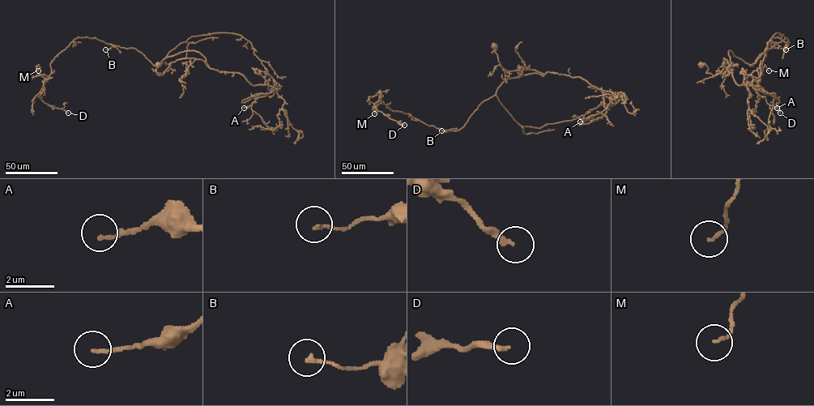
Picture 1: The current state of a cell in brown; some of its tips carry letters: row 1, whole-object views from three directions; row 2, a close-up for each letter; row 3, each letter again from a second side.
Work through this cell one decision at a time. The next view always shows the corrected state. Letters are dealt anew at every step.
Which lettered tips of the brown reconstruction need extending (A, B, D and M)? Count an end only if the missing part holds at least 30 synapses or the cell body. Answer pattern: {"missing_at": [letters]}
{"missing_at": ["D"]}

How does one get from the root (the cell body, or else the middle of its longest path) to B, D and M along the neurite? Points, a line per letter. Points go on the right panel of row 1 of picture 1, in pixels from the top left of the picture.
B: (701, 65), (715, 75), (723, 58), (730, 64), (729, 50), (752, 66), (770, 49), (786, 49)
D: (701, 65), (717, 74), (730, 50), (752, 66), (785, 48), (781, 37), (756, 87), (780, 113)
M: (701, 65), (717, 74), (730, 50), (752, 66), (785, 48), (781, 37), (756, 80), (769, 70)

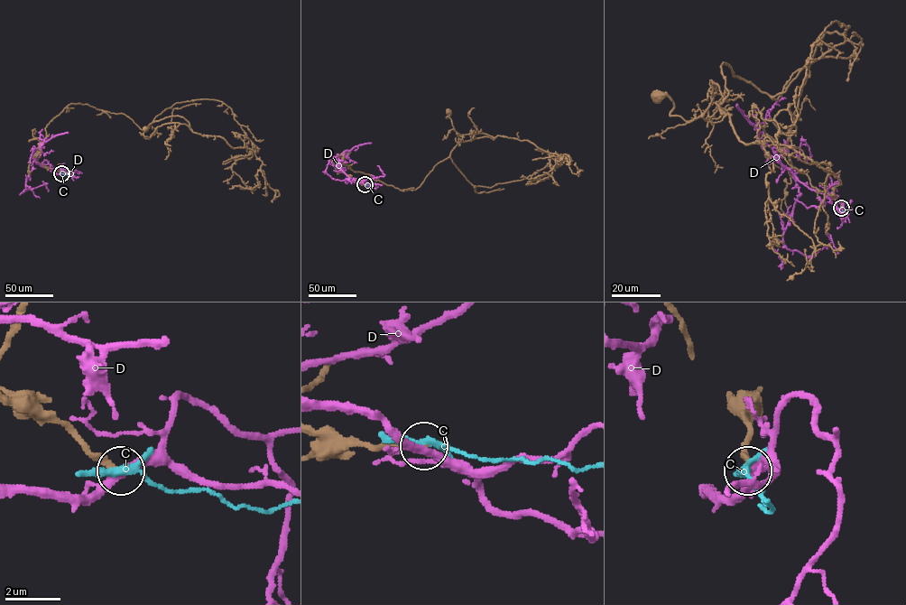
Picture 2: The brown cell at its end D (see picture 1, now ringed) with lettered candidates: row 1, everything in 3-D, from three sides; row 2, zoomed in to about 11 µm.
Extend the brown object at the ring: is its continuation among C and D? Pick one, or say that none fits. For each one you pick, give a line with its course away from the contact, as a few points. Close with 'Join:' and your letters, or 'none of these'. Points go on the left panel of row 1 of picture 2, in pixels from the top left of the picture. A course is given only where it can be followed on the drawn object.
Join: none of these

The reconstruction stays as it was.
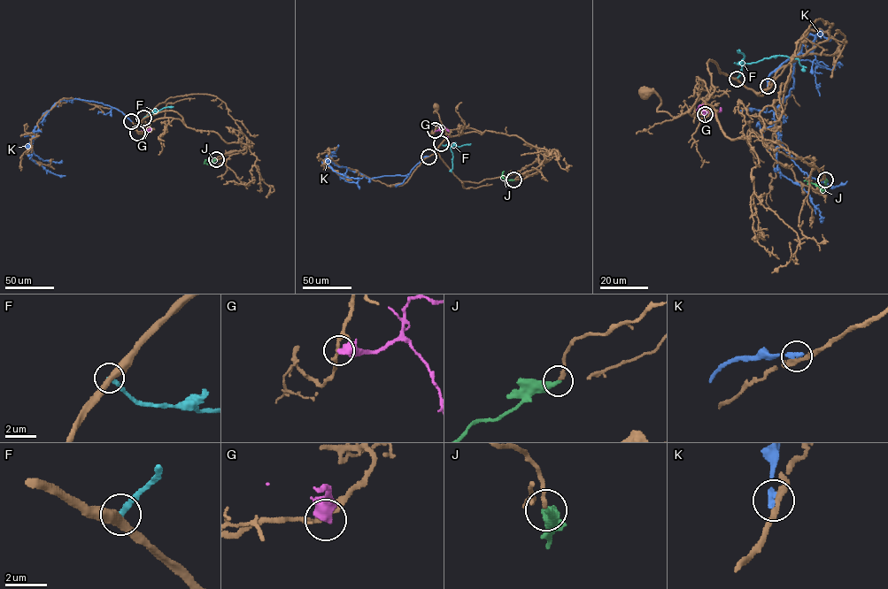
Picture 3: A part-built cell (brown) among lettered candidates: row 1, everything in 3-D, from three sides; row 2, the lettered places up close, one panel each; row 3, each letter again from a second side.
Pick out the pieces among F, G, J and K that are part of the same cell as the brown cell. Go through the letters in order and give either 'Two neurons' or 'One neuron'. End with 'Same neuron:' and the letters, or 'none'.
F: Two neurons
G: Two neurons
J: One neuron
K: Two neurons
Same neuron: J

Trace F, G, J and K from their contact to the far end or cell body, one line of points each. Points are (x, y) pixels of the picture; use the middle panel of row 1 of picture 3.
F: (441, 143), (448, 146), (452, 153), (451, 171)
G: (435, 130), (442, 127), (449, 131)
J: (513, 179), (502, 178), (504, 171)
K: (428, 156), (407, 175), (371, 179), (335, 165), (331, 159), (328, 161), (333, 171), (348, 178), (362, 178)

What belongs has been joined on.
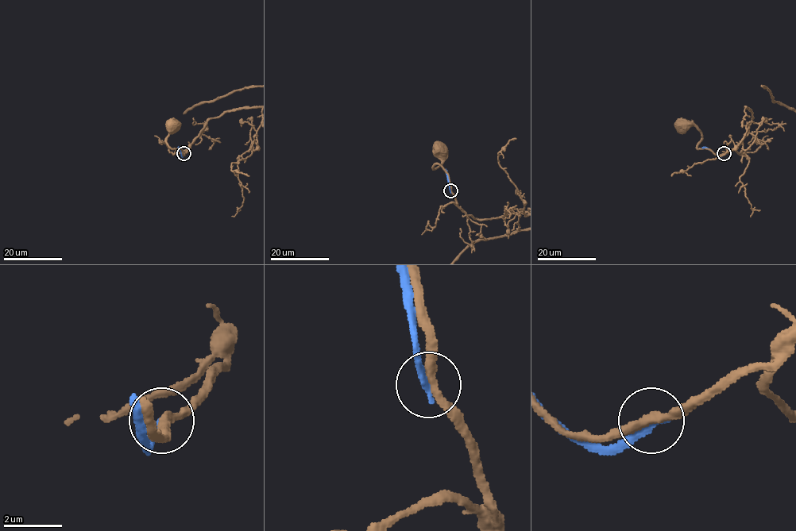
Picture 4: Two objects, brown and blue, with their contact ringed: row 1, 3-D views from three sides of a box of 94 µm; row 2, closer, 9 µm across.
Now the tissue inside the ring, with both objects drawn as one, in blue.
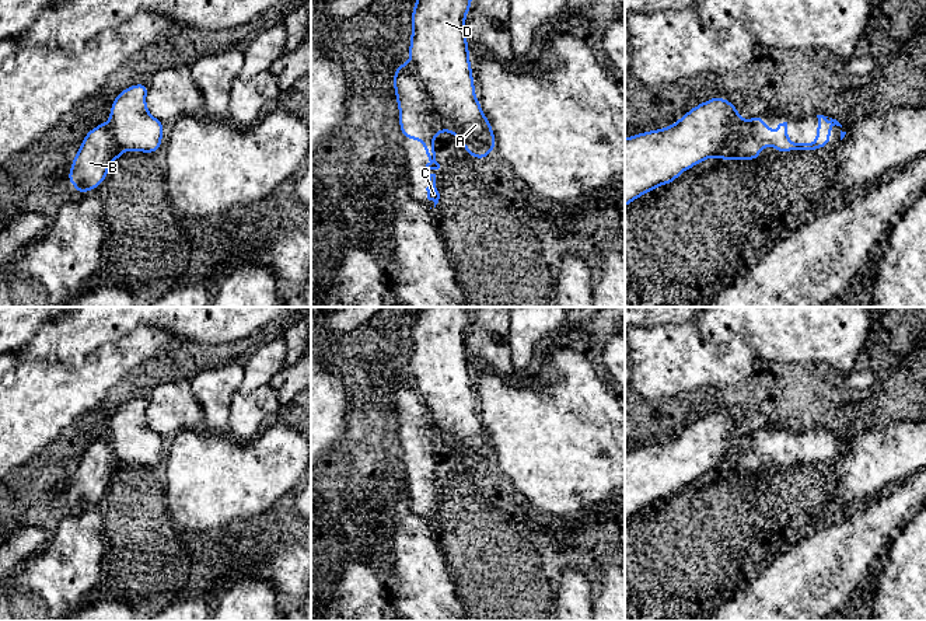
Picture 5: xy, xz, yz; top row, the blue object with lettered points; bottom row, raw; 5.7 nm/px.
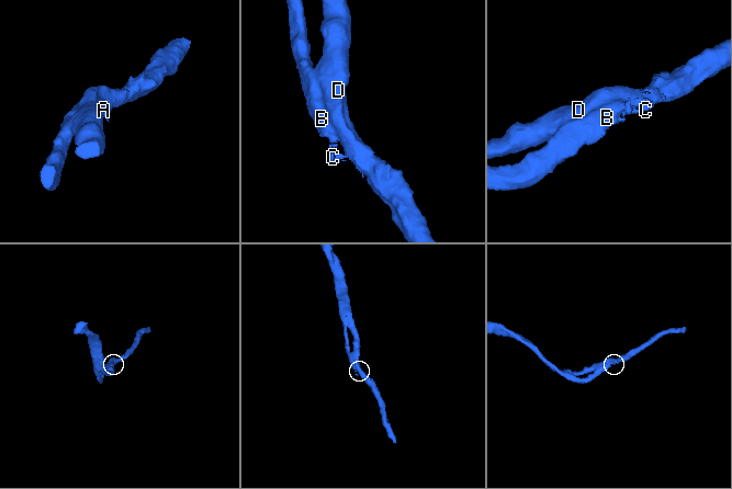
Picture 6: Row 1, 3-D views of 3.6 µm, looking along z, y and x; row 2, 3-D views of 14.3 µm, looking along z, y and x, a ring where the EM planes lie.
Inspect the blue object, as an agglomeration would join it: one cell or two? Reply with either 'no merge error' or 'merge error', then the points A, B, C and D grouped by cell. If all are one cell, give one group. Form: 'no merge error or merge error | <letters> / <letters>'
merge error | A D / B C

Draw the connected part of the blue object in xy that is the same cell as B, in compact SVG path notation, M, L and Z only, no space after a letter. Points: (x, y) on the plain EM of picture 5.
M111 436L101 437L87 446L67 491L67 496L76 499L77 507L84 509L104 498L115 458Z

